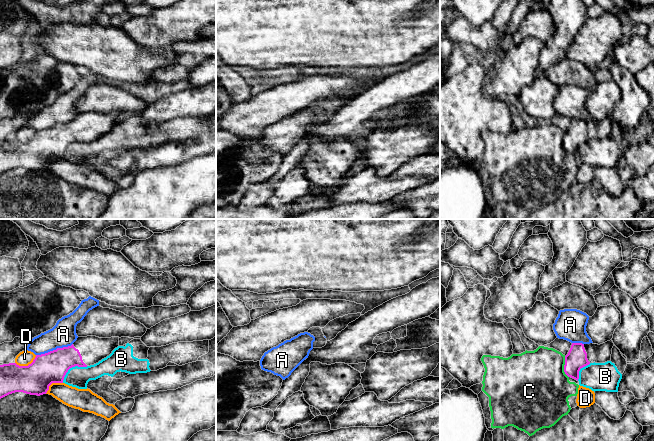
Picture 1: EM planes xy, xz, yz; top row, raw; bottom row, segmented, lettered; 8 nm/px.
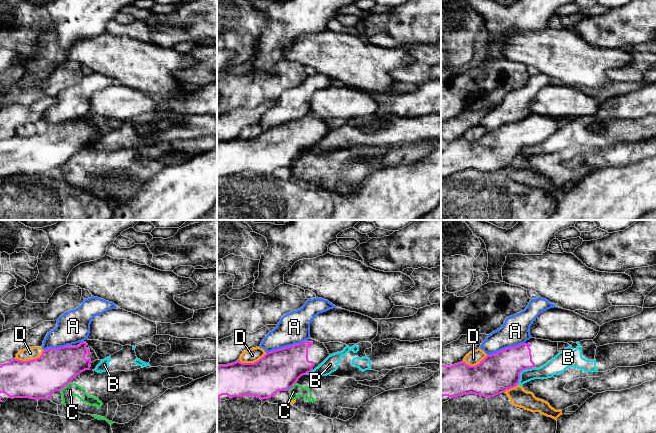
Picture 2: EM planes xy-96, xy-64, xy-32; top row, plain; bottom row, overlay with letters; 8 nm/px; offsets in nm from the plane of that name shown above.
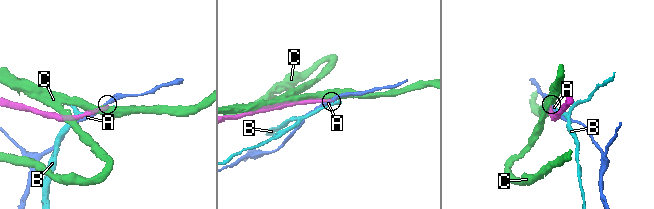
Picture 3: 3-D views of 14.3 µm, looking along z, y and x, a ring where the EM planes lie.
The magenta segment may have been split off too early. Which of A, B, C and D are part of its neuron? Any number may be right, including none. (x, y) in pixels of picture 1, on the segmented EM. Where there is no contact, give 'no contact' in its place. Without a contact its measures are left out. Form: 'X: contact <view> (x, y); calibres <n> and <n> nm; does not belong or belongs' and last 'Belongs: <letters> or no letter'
A: contact xy (54, 350); calibres 240 and 200 nm; does not belong
B: contact xy (71, 367); calibres 240 and 170 nm; does not belong
C: contact yz (564, 367); calibres 160 and 480 nm; does not belong
D: contact xy (26, 366); calibres 260 and 120 nm; does not belong
Belongs: no letter

